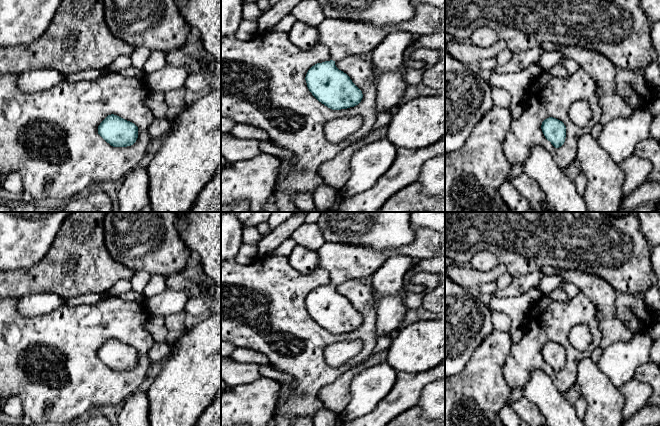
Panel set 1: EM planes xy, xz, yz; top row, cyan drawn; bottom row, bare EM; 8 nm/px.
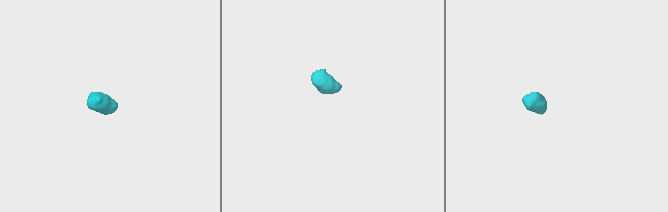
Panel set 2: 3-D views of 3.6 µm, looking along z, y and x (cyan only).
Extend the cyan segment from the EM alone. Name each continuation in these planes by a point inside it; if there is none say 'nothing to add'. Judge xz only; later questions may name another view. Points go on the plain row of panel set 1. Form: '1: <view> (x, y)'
1: xz (343, 261)

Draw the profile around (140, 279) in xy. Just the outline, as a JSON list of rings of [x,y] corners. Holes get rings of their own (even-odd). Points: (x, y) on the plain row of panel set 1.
[[[143,270],[134,272],[133,277],[130,279],[132,290],[139,294],[143,294],[143,291],[151,277],[152,275],[150,273]]]

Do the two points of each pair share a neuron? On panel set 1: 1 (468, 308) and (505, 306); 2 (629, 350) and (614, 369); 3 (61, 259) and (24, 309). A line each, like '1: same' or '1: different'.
1: different
2: same
3: different

